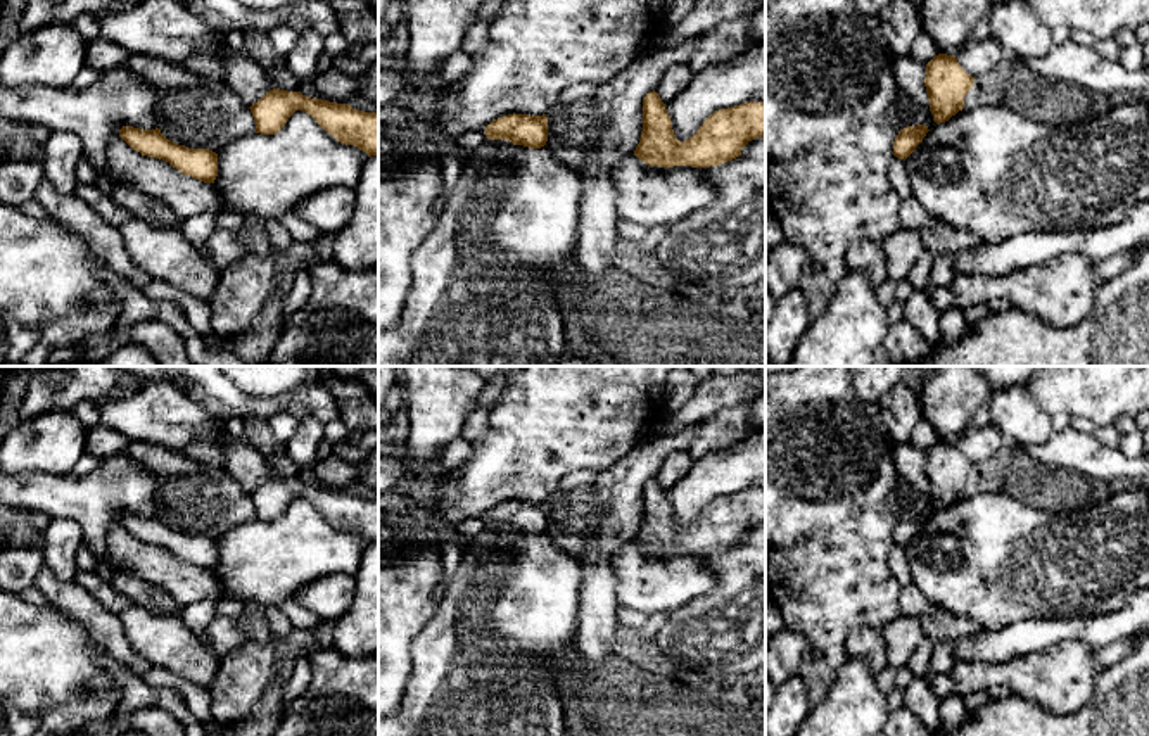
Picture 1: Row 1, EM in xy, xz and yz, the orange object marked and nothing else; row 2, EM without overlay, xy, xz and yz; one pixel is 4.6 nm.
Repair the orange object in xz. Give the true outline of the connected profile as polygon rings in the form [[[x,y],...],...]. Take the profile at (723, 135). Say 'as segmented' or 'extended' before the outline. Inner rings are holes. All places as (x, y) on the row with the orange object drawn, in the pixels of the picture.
as segmented; [[[653,90],[643,98],[643,131],[634,155],[648,166],[710,168],[740,157],[748,142],[764,135],[765,100],[719,109],[691,138],[679,142],[665,104]]]

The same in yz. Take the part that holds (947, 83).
as segmented; [[[938,54],[926,64],[924,86],[936,124],[964,109],[964,97],[973,83],[974,78],[961,67],[955,55]]]

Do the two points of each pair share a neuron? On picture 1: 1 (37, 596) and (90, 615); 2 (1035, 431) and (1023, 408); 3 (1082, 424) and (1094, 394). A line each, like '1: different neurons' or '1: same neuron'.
1: different neurons
2: same neuron
3: different neurons

